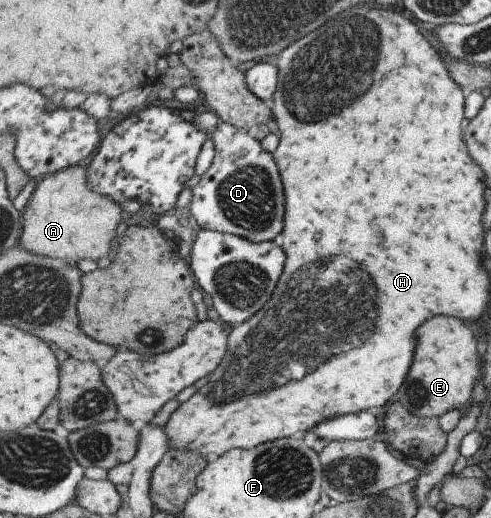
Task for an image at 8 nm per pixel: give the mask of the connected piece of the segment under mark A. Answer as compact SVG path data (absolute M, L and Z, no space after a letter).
M81 165L44 176L35 187L22 212L23 233L19 245L31 253L53 259L63 259L63 261L74 264L81 259L99 261L103 255L107 255L111 251L109 248L111 240L117 238L117 227L123 219L121 204L111 197L95 193L87 181L87 167L81 167Z

